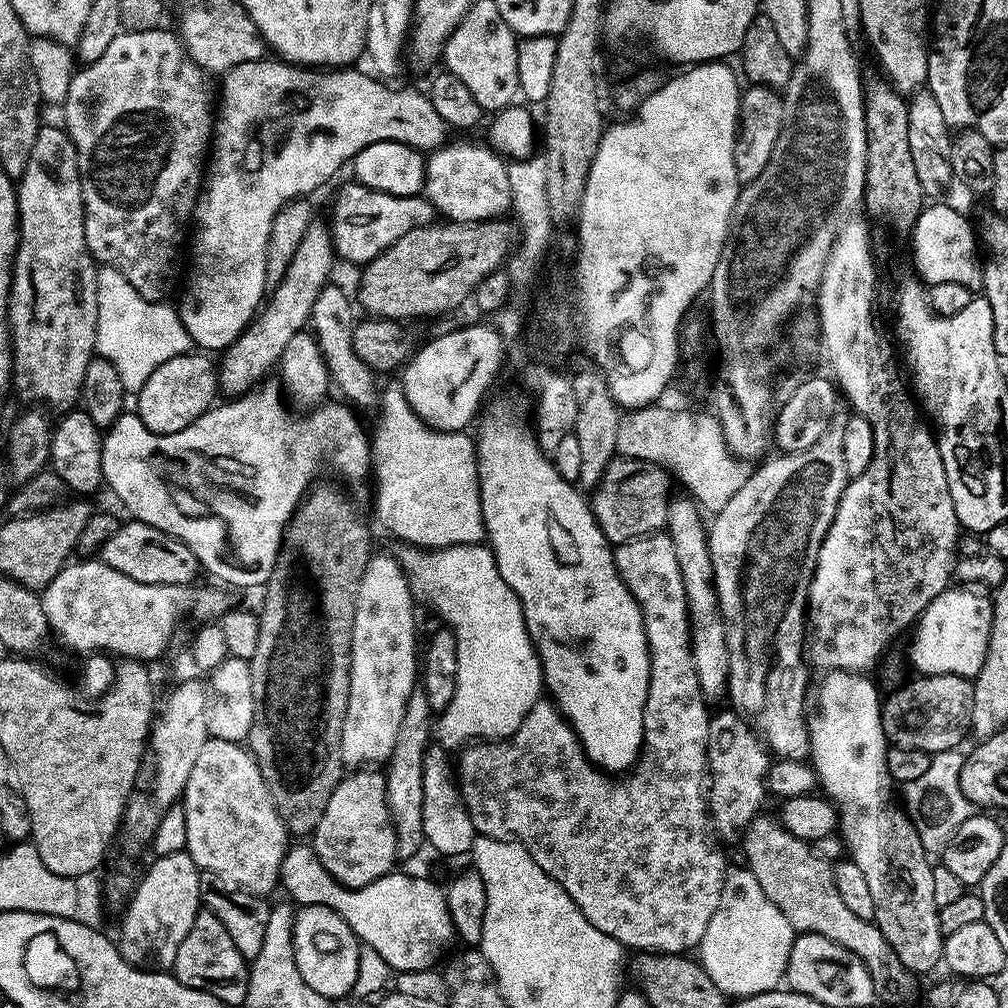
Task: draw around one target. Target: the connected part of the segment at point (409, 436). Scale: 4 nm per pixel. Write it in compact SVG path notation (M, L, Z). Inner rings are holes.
M392 378L387 385L383 385L381 398L378 402L378 413L380 422L376 428L376 436L371 437L372 442L372 463L374 465L374 480L376 476L376 516L393 532L397 541L405 544L414 544L418 548L431 550L434 548L449 548L455 544L479 544L485 539L484 519L482 518L482 502L480 501L480 475L476 469L476 445L473 437L468 437L467 431L459 432L438 432L433 430L427 422L416 413L406 398L403 379Z

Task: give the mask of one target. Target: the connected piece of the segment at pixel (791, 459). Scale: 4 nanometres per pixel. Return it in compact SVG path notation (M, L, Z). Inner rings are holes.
M833 422L832 425L826 430L826 434L822 434L822 438L818 438L818 442L814 442L814 446L809 446L806 450L798 450L797 452L785 452L783 454L776 454L773 460L765 459L760 469L753 471L750 476L746 478L745 484L737 493L730 498L730 502L727 502L726 506L723 506L720 512L715 513L711 517L710 527L708 528L708 545L710 546L710 558L712 559L712 565L714 566L714 574L716 575L716 597L720 599L720 613L724 619L724 629L726 630L726 646L728 647L728 694L727 699L732 700L731 707L739 711L740 715L752 725L752 729L756 731L756 735L764 741L765 745L777 757L788 757L792 760L804 760L809 757L808 750L808 721L806 719L806 711L804 712L804 695L809 695L810 684L808 688L808 672L810 673L809 665L806 663L806 613L808 610L808 591L810 590L810 582L812 581L812 575L816 569L816 559L818 558L818 550L822 546L822 542L826 538L826 530L830 528L830 522L834 520L834 514L836 513L836 507L838 502L842 498L844 493L844 487L848 484L849 476L846 474L846 462L842 459L842 430L844 429L843 423Z

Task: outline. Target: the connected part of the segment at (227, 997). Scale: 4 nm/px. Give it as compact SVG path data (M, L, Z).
M201 910L194 918L190 934L186 934L186 938L182 938L176 948L175 964L175 977L187 987L209 992L229 1006L243 1005L248 993L249 961L245 960L242 954L238 954L238 946L234 946L226 926L222 926L222 922L218 922L212 912Z

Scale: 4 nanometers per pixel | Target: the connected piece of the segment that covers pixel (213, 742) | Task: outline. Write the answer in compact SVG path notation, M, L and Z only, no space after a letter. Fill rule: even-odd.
M210 738L194 762L190 782L182 797L186 816L185 849L196 867L205 872L214 872L229 884L252 892L256 896L267 897L268 892L277 890L280 881L280 867L284 854L290 847L290 833L284 827L284 819L278 814L270 790L251 758L236 760L240 756L241 745L223 738Z

